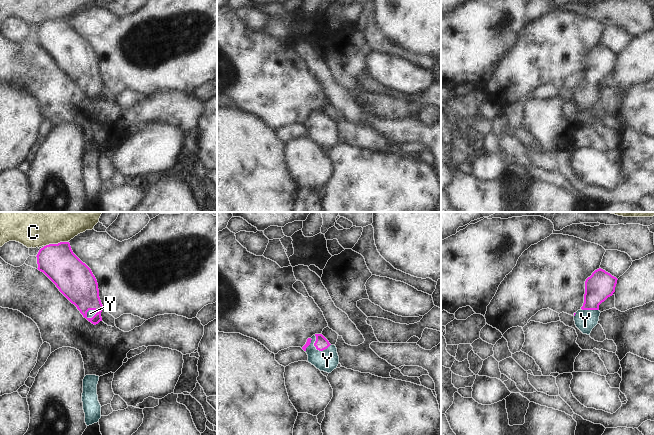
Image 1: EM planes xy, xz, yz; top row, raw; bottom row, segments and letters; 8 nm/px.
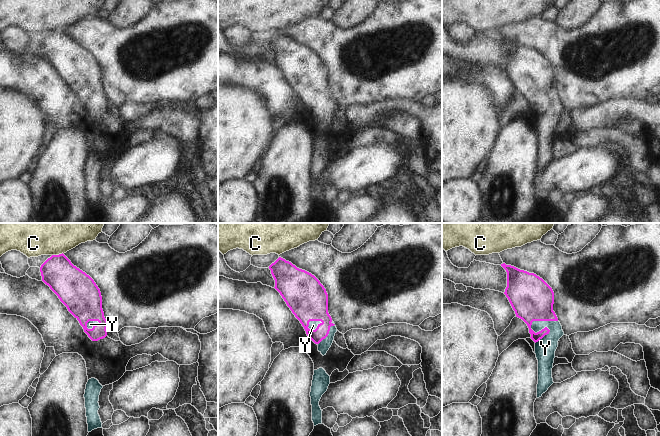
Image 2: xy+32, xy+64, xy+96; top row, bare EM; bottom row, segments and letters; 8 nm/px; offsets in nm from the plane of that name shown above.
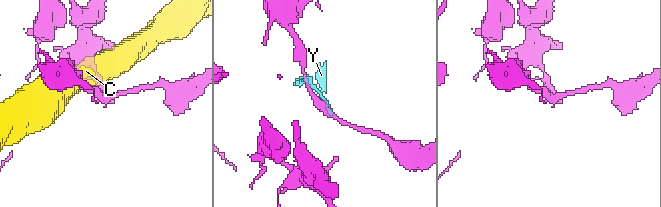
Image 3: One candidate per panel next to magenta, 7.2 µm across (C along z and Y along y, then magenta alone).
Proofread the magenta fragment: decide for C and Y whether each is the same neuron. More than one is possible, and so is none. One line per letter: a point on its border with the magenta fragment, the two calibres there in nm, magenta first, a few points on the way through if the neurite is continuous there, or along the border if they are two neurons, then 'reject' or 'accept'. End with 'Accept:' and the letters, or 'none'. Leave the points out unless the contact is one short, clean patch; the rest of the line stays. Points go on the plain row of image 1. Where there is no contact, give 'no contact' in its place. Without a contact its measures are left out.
C: meets magenta in xy at (55, 20); 280 nm thick on the magenta side, 190 nm on the other; reject
Y: meets magenta in xz at (317, 125); 110 nm thick on the magenta side, 180 nm on the other; runs through xz (321, 119), (317, 125), (327, 136); accept
Accept: Y

